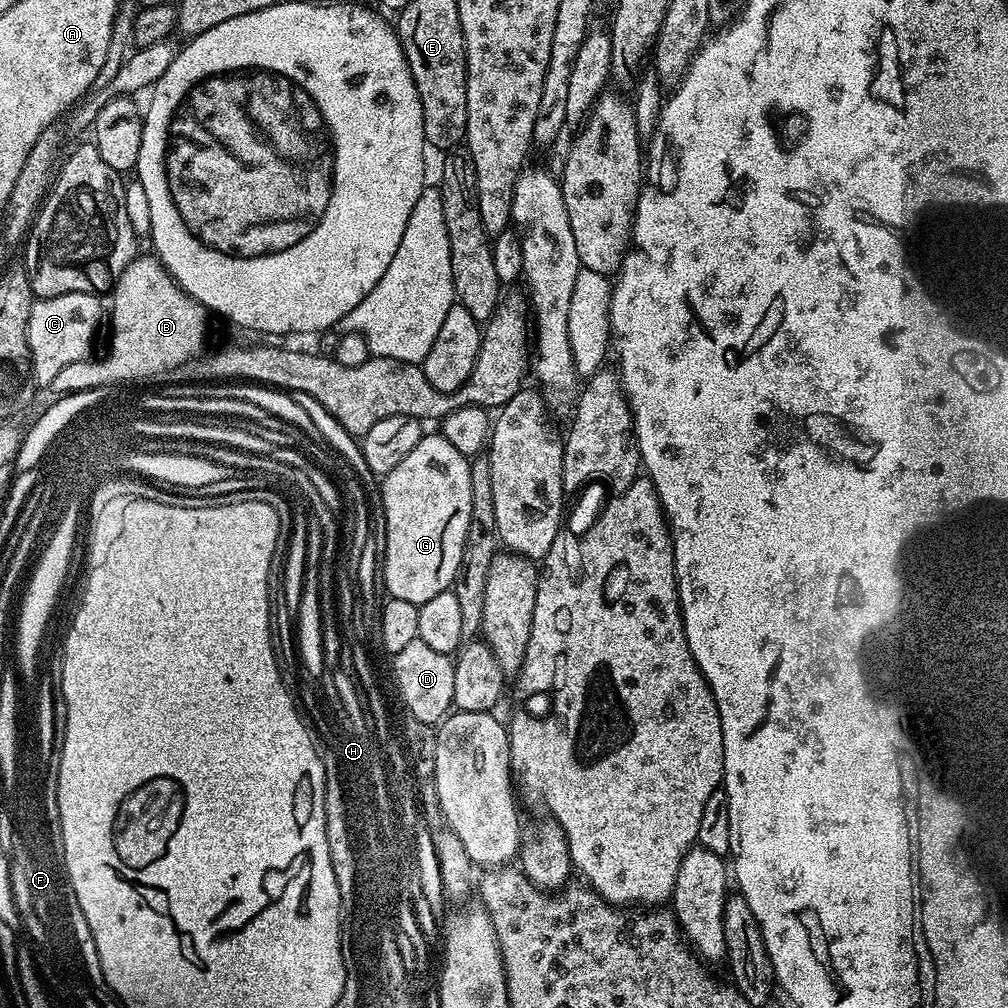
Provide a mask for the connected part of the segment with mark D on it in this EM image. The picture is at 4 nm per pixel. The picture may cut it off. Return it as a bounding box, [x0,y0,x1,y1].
[391,638,454,726]

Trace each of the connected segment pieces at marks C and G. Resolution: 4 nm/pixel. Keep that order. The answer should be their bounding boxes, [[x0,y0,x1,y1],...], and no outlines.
[[26,292,106,385],[380,434,470,606]]

